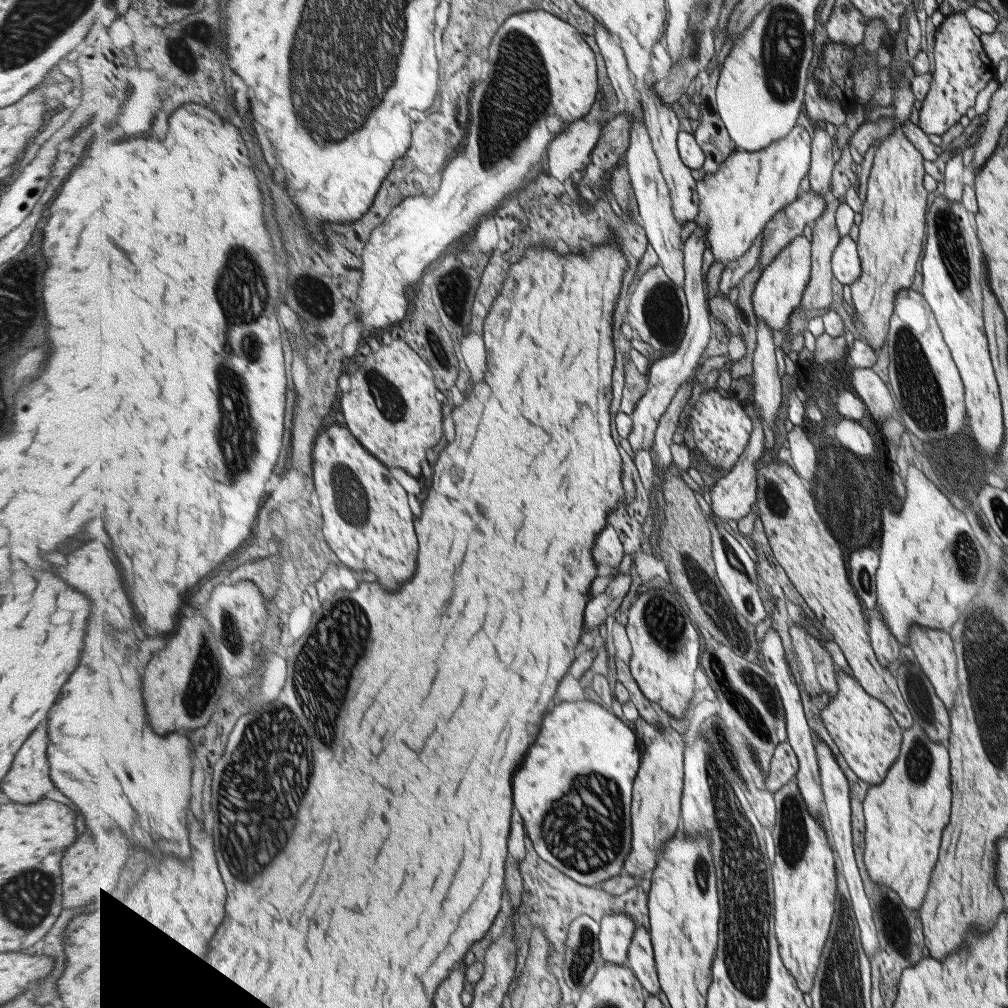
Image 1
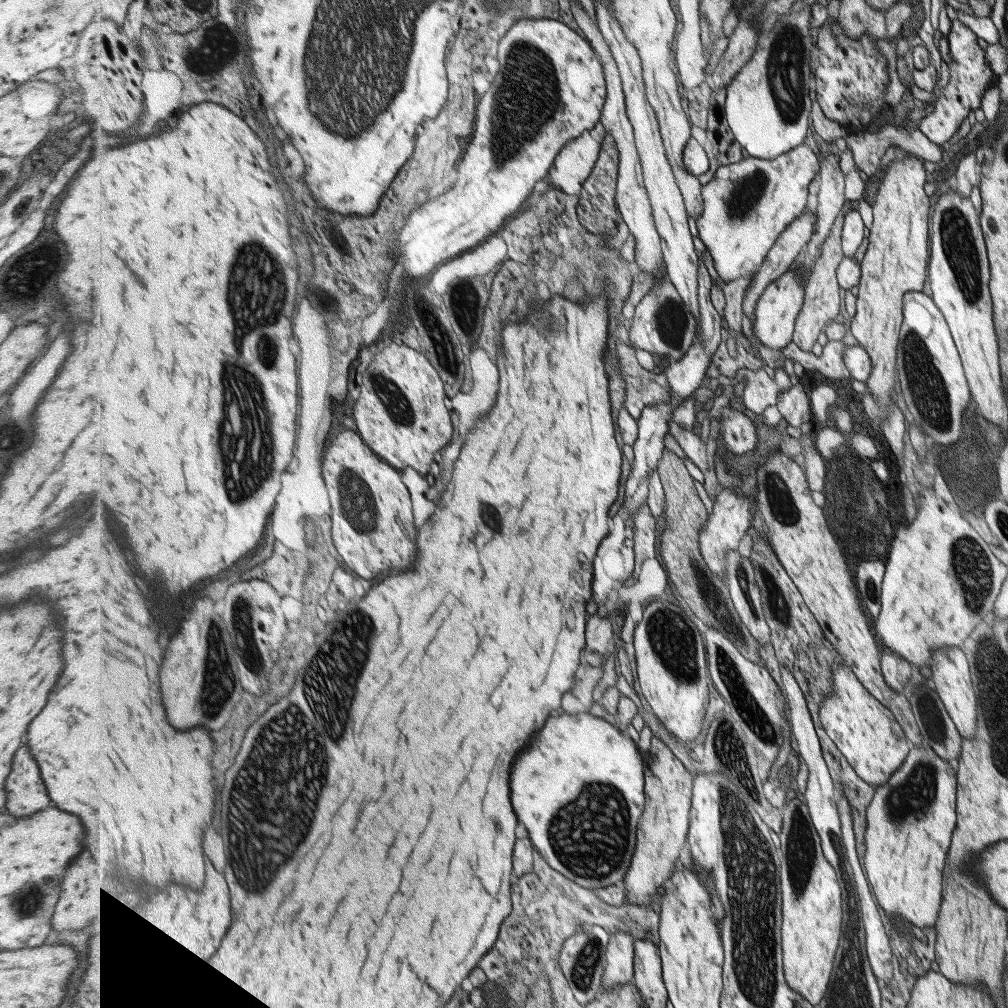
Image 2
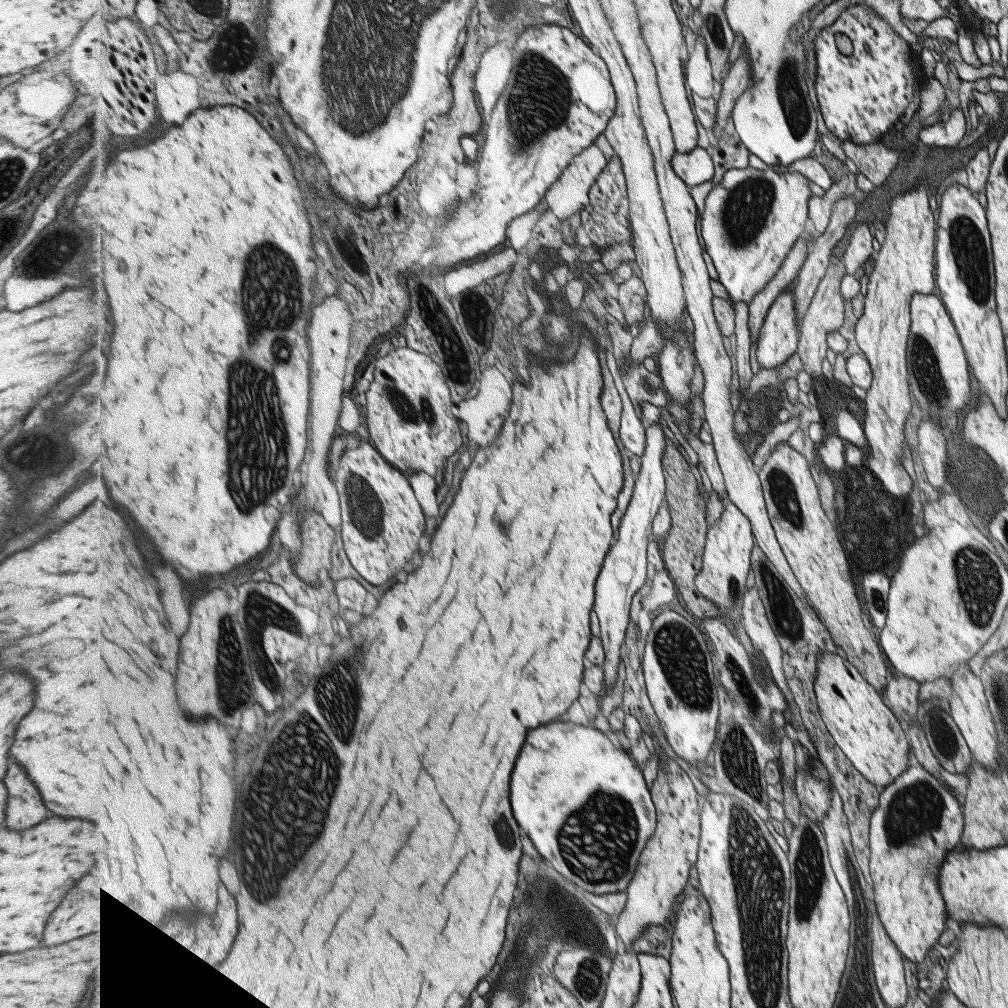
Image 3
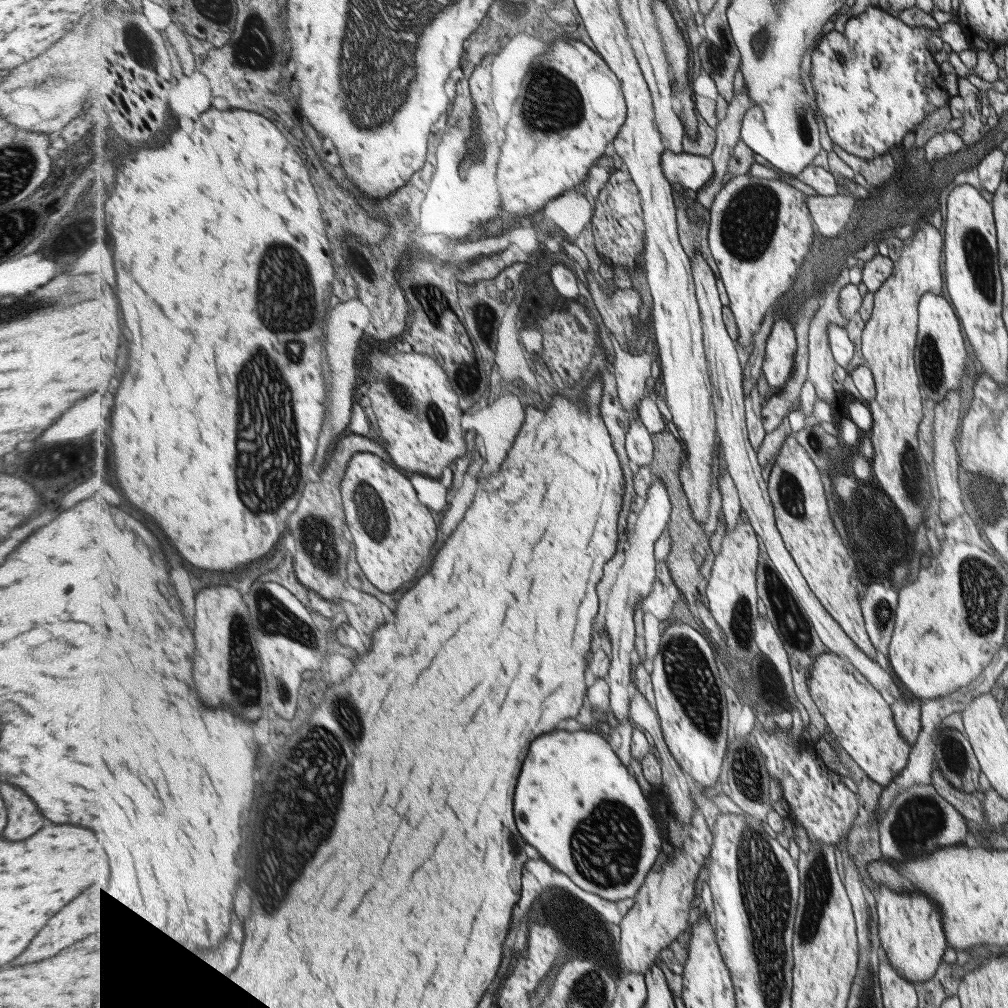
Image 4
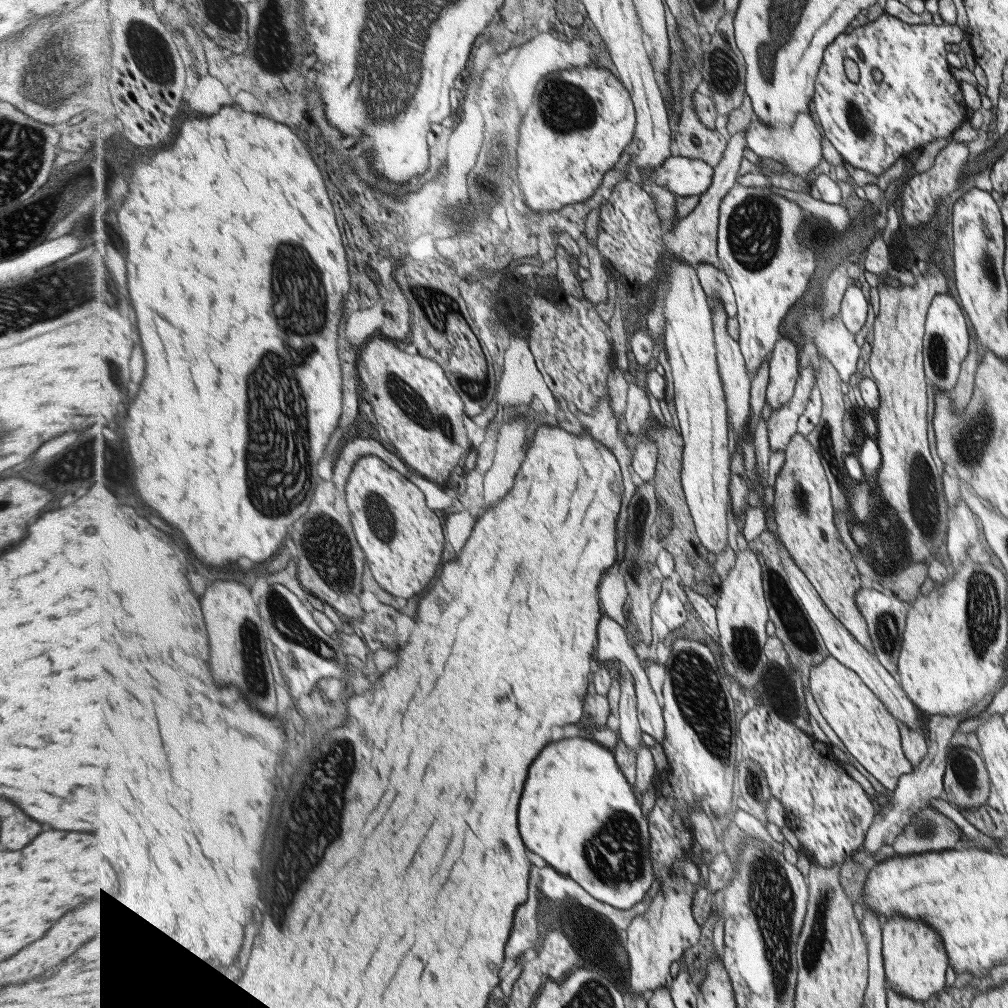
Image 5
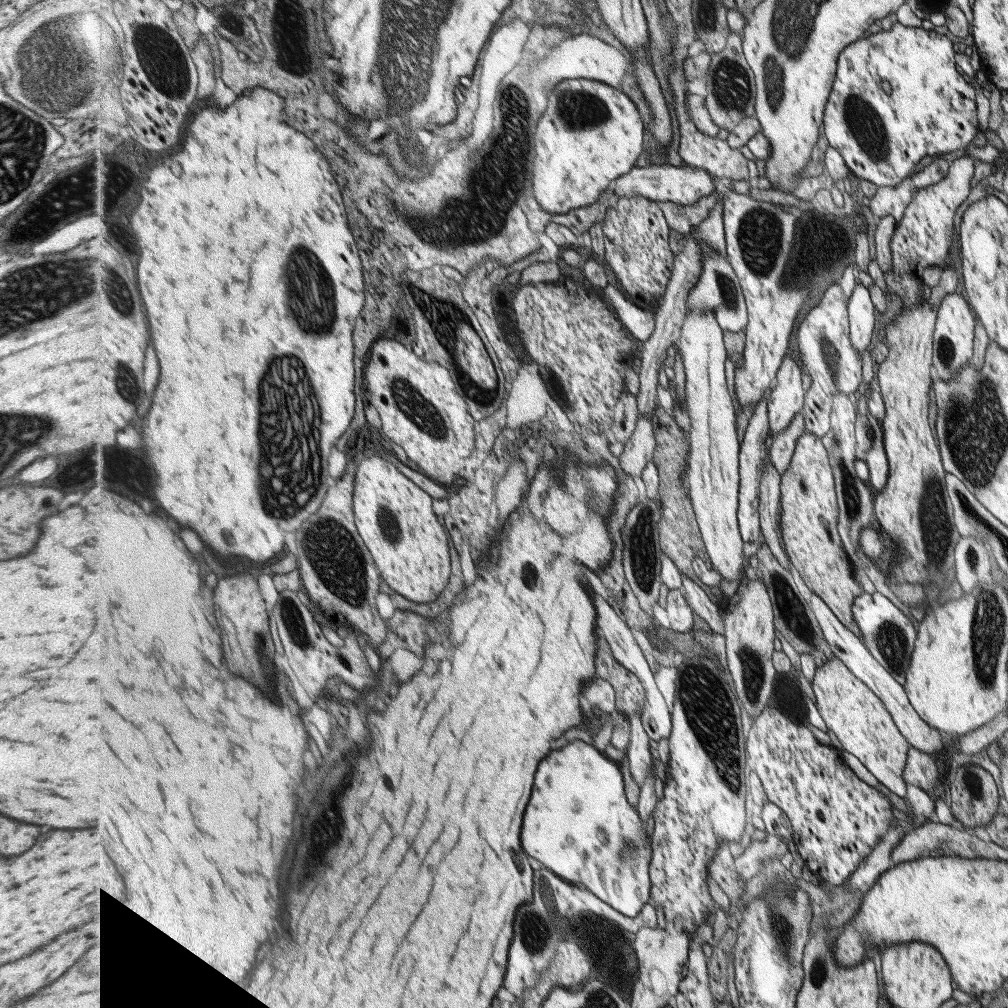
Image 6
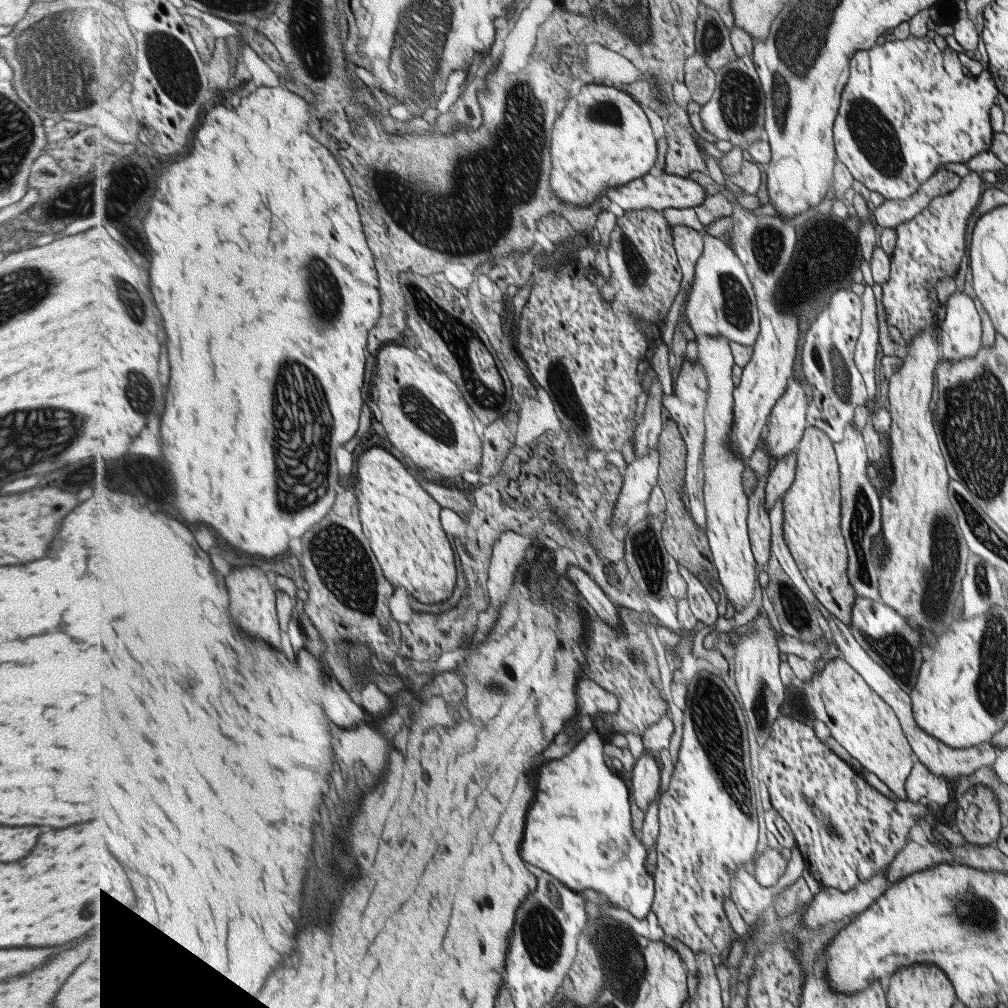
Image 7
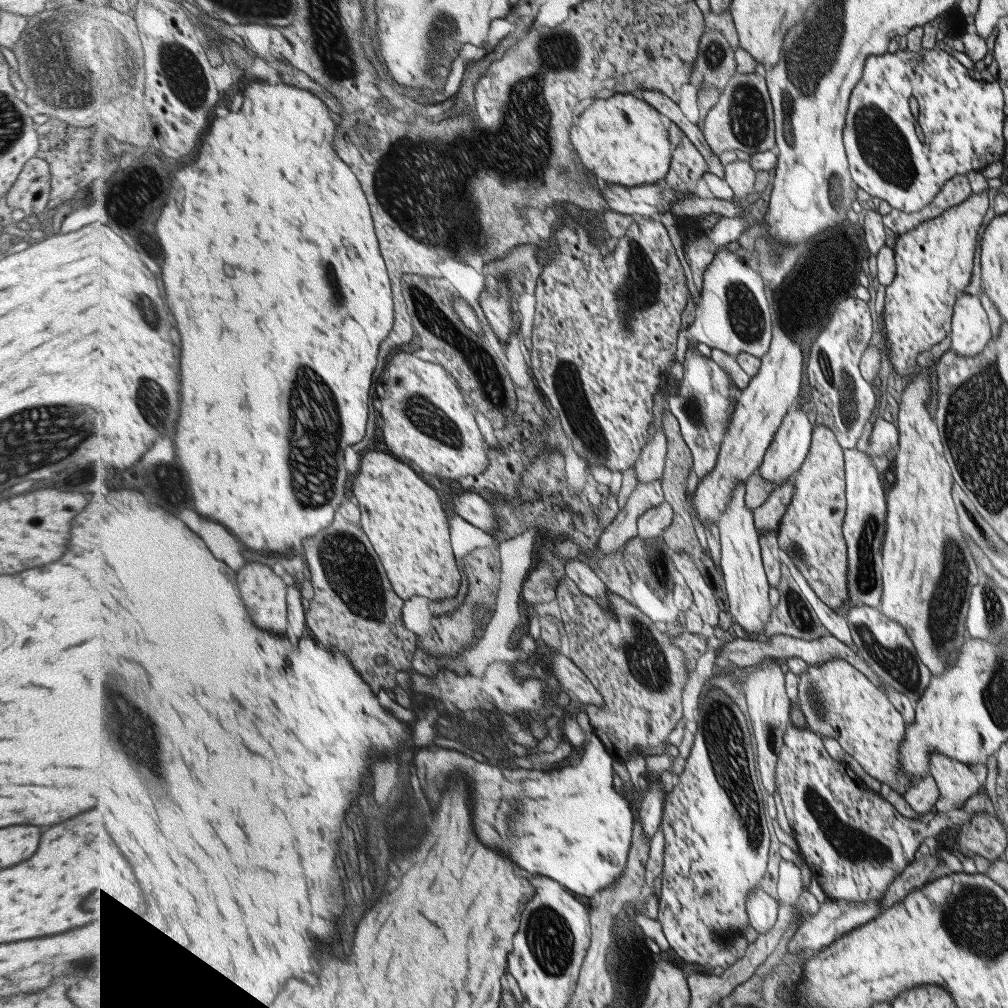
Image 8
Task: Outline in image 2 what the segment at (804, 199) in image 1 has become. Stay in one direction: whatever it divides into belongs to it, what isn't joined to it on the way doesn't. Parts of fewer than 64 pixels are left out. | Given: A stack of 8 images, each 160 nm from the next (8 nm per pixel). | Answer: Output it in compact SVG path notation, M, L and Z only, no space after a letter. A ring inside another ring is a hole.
M802 212L785 227L765 255L744 298L744 313L750 320L756 316L759 296L770 282L790 270L790 265L810 239L815 222L816 215Z

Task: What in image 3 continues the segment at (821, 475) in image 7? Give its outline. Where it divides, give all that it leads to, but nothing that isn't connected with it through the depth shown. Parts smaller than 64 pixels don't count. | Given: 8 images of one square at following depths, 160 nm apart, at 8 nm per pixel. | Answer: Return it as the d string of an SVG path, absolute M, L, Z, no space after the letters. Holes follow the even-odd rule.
M785 442L777 443L758 473L776 542L795 580L803 589L807 604L825 626L835 646L842 650L843 657L858 670L861 678L874 690L884 692L887 666L881 658L880 646L873 642L863 624L861 606L857 602L843 548L837 540L833 524L825 518L819 506L817 488L805 458Z

